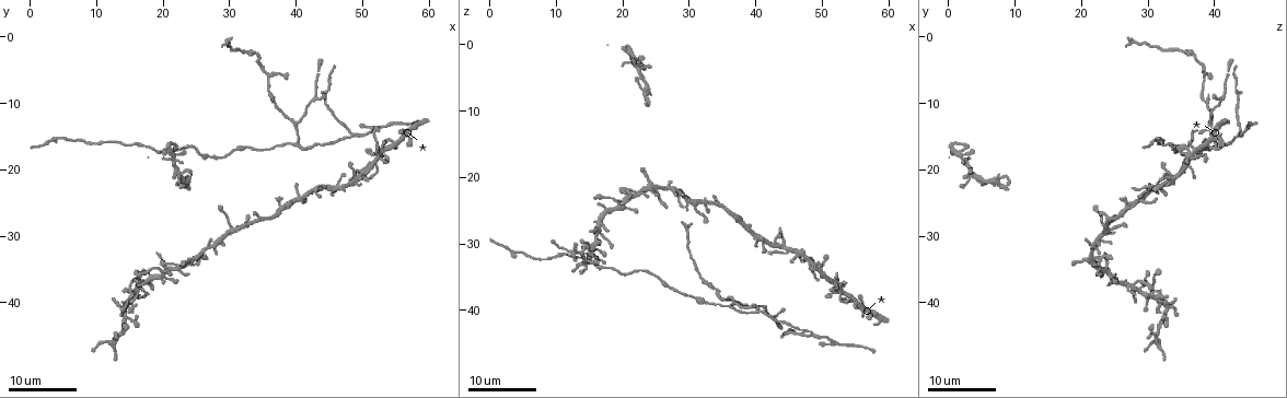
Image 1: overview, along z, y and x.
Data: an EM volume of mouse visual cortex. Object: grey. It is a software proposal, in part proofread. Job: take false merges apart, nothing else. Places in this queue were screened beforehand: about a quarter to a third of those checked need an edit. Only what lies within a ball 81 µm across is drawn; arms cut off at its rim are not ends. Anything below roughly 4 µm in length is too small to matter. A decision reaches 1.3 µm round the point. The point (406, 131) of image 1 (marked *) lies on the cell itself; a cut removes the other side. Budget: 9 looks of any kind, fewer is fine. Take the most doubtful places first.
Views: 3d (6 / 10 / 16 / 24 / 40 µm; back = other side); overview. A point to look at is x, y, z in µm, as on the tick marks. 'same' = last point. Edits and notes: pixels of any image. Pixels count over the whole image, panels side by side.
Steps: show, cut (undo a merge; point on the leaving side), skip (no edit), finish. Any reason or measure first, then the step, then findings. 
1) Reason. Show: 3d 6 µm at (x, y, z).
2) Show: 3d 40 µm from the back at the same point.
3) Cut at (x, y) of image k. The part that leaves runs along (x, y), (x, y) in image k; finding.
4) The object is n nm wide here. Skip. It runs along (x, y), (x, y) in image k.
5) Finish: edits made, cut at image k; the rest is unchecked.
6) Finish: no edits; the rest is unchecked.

Show: 3d 16 µm at (40.0, 16.0, 40.0).

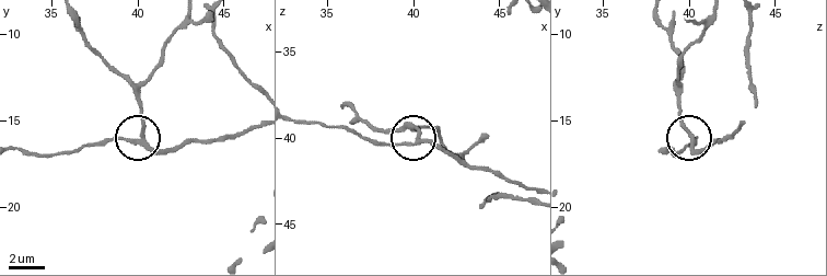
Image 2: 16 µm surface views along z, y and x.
Closer look. Show: 3d 6 µm at (40.2, 15.9, 40.1).

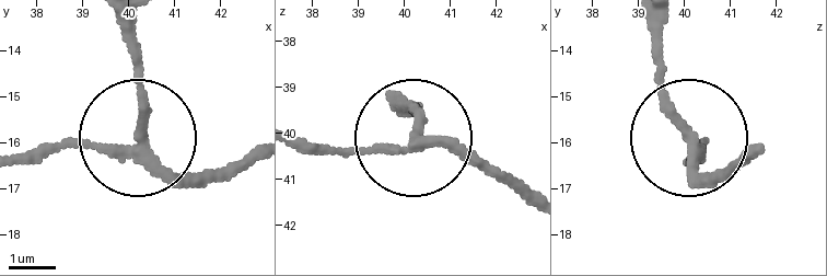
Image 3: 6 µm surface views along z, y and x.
The object is 220 nm wide here. Skip. It runs along (248, 152), (201, 172), (159, 160), (131, 19) in image 3; all the same cell.

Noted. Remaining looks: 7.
Three arms meet. Show: 3d 16 µm at (48.5, 14.5, 44.0).

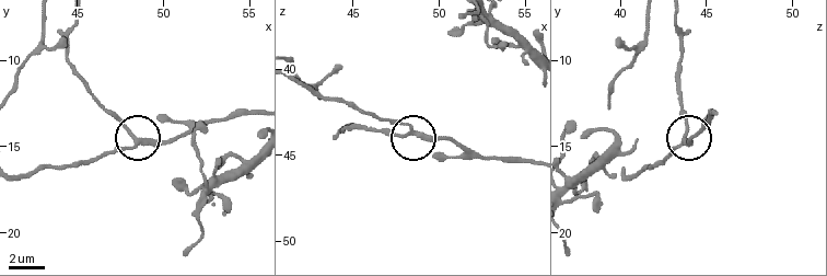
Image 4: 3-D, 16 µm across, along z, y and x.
Show: 3d 10 µm at (48.4, 14.6, 43.7).

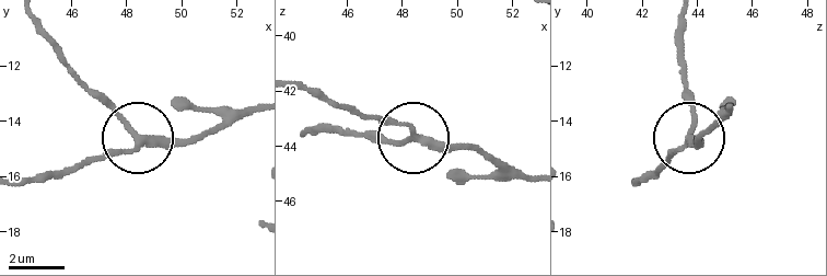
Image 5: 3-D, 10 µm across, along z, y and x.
Show: 3d 6 µm at (48.3, 14.6, 43.7).

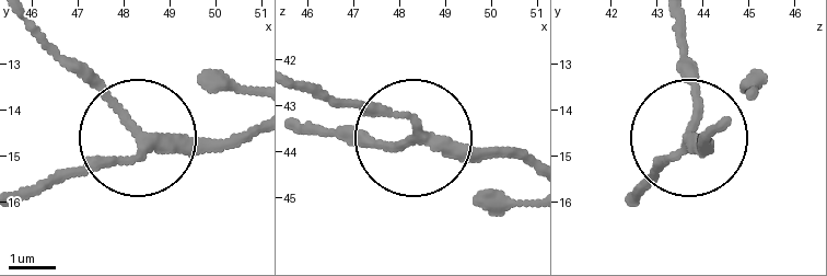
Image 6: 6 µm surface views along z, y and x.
3 arms meet here. Skip. Continuous, no second cell.

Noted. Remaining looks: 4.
Thin arm on a thick one. Show: 3d 16 µm at (20.0, 36.0, 24.5).

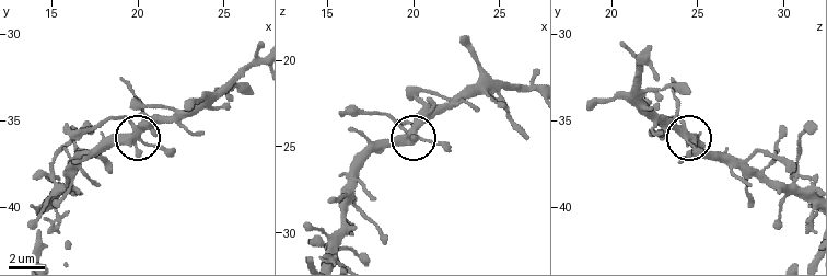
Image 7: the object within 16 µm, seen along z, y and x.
Zoom in. Show: 3d 6 µm at (20.0, 35.7, 24.4).

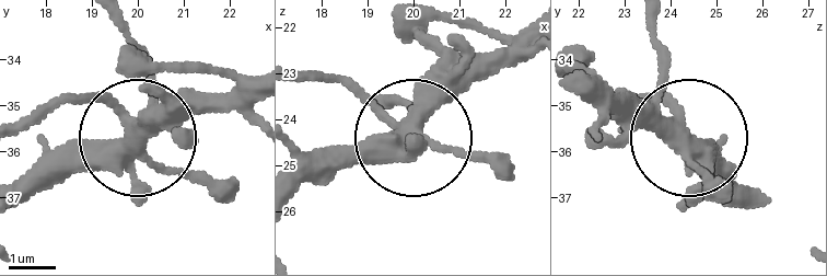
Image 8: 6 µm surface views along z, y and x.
Skip. All the same cell.

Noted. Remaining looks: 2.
Looks like a crossing. Show: 3d 16 µm at (30.0, 29.0, 23.5).

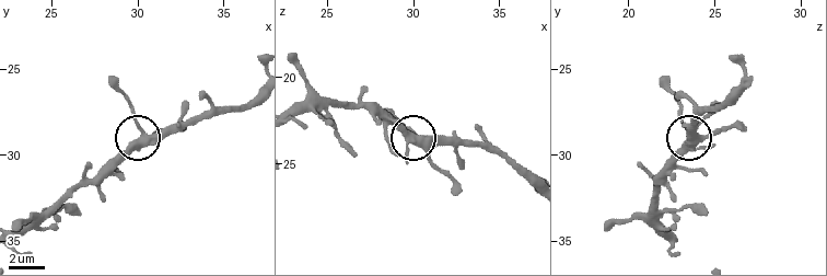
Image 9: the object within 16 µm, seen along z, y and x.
Show: 3d 6 µm at (30.2, 29.1, 23.7).

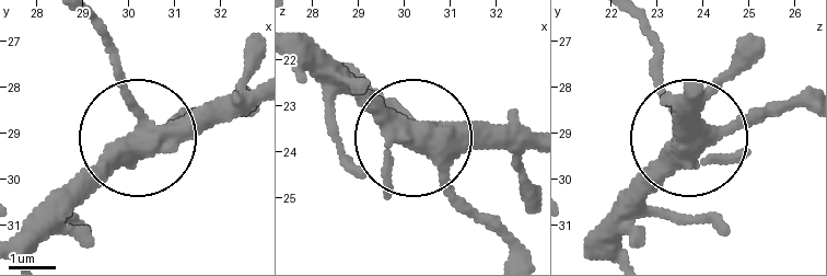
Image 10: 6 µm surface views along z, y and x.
The side arm is 33 µm long; 5 arms meet here. Skip. All the same cell.

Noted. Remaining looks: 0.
Finish: no edits; the rest is unchecked.

